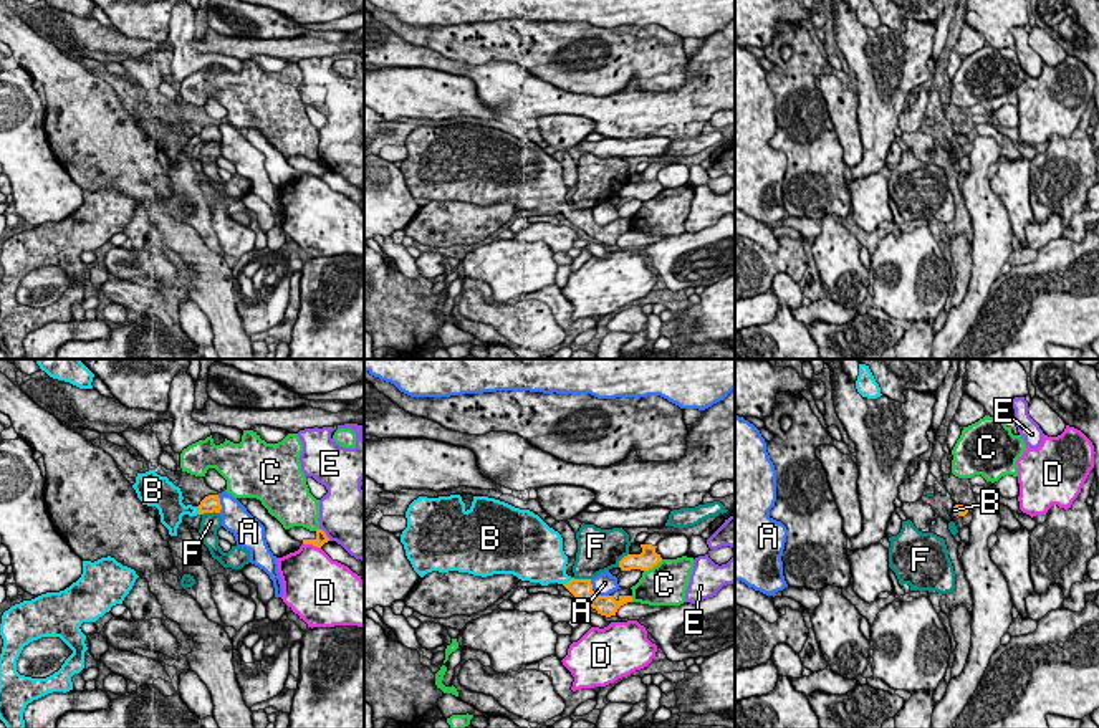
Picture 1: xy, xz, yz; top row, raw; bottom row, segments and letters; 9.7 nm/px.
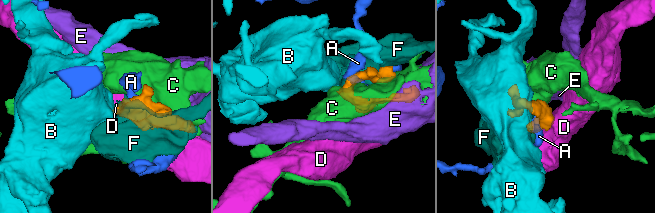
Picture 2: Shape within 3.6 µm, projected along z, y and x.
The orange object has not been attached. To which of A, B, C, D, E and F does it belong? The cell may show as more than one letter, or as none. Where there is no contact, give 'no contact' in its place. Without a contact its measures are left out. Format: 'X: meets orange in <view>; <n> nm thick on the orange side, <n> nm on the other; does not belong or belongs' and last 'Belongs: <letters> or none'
A: meets orange in xy; 170 nm thick on the orange side, 280 nm on the other; does not belong
B: meets orange in xz; 190 nm thick on the orange side, 320 nm on the other; belongs
C: meets orange in xz; 190 nm thick on the orange side, 400 nm on the other; does not belong
D: meets orange in xy; 120 nm thick on the orange side, 440 nm on the other; does not belong
E: meets orange in xy; 120 nm thick on the orange side, 480 nm on the other; does not belong
F: meets orange in xy; 170 nm thick on the orange side, 190 nm on the other; does not belong
Belongs: B

